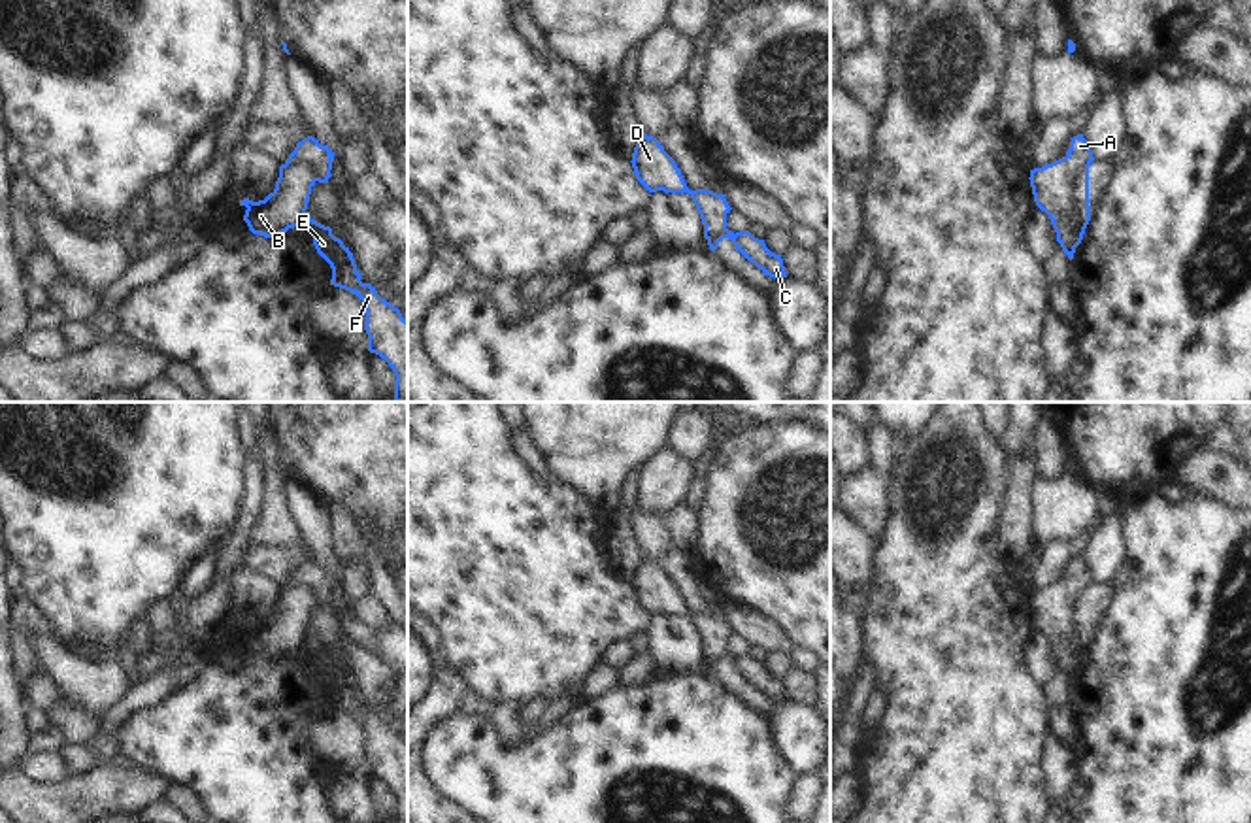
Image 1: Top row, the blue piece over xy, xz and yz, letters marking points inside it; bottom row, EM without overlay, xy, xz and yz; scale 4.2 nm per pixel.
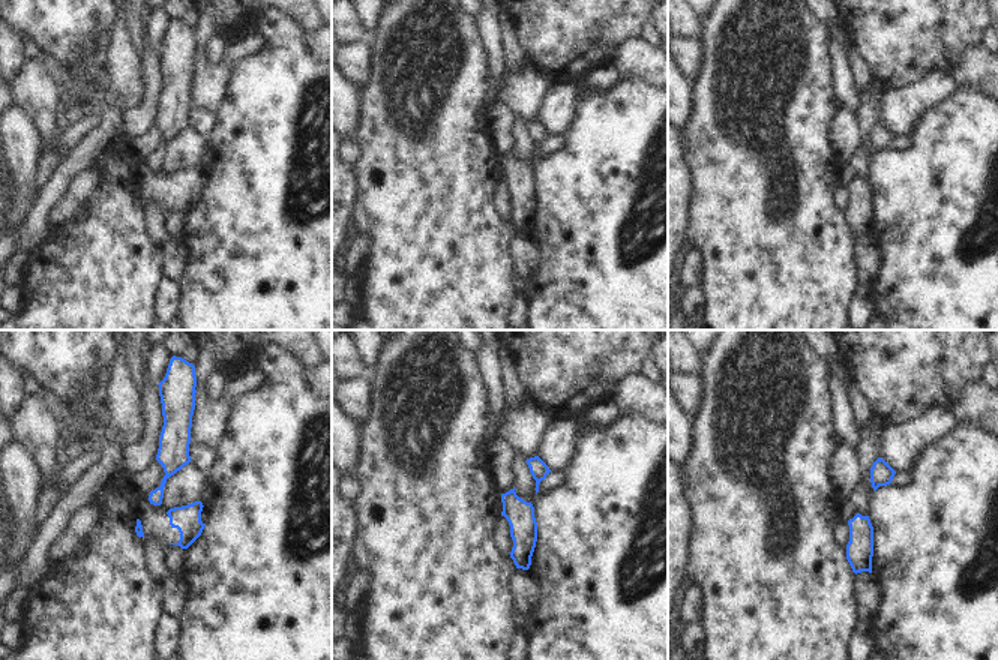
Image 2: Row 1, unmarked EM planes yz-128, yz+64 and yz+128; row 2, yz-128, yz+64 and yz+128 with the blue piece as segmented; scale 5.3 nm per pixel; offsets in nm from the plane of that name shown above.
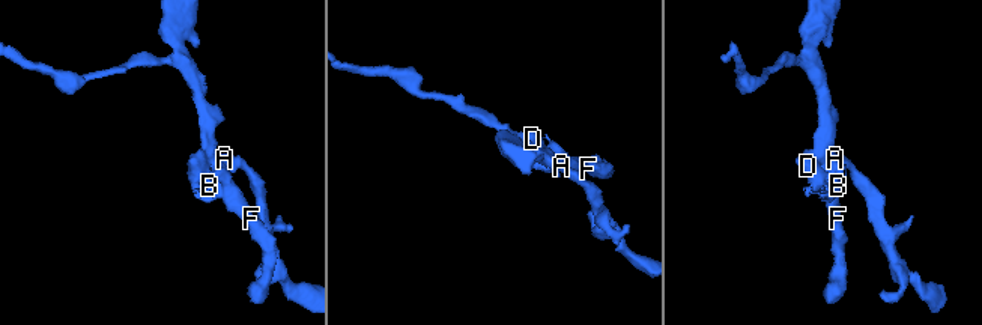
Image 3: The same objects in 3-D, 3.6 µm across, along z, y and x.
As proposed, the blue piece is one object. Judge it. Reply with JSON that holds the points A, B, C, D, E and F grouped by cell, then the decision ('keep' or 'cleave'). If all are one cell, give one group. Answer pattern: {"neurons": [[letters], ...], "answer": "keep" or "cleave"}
{"neurons": [["A", "C", "E", "F"], ["B", "D"]], "answer": "cleave"}

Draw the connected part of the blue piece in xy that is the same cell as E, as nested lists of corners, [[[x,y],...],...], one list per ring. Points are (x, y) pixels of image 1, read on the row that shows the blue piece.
[[[306,211],[302,227],[313,234],[317,253],[330,264],[330,285],[355,293],[366,310],[368,351],[389,362],[396,376],[394,400],[408,402],[408,321],[381,298],[372,283],[362,283],[349,247]]]

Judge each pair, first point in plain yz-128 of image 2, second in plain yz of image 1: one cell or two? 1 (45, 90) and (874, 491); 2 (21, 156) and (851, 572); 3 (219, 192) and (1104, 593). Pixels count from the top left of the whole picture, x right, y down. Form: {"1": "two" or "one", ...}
{"1": "one", "2": "one", "3": "two"}

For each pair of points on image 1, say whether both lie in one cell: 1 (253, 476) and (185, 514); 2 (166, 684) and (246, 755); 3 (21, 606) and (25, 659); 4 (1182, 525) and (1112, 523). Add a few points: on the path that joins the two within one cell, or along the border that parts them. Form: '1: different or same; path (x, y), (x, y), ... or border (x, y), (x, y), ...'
1: different; border (244, 455), (240, 497), (231, 527)
2: different; border (206, 659), (204, 667), (191, 680), (136, 712)
3: same; path (21, 620), (21, 646)
4: different; border (1117, 512), (1123, 523), (1125, 544), (1121, 569)

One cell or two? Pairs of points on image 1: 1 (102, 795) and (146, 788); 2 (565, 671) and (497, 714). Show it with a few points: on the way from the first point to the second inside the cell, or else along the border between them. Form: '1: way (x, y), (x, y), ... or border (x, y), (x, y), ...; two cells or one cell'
1: way (114, 788), (134, 788); one cell
2: border (472, 689), (485, 701), (514, 703), (517, 706); two cells

